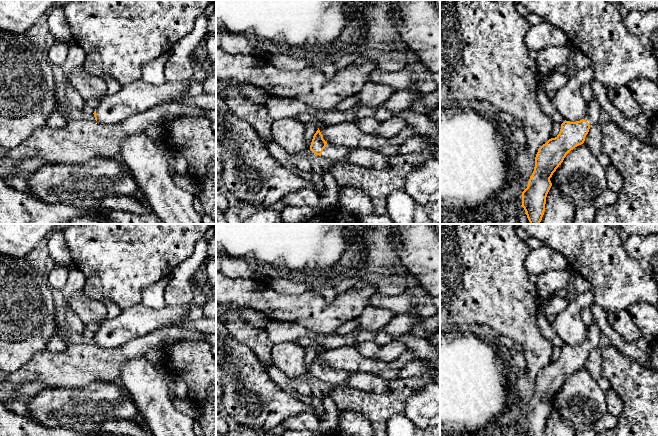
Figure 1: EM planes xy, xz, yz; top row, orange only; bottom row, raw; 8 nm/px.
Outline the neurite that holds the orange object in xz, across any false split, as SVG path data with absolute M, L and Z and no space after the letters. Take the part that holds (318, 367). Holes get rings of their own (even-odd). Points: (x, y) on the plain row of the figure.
M319 352L313 360L310 369L310 374L314 378L319 379L325 383L328 383L333 387L347 385L351 375L351 373L348 373L346 371L337 370L329 366L326 366L323 363L323 359L321 358Z

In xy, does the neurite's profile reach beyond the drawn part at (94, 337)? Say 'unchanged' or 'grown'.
grown

